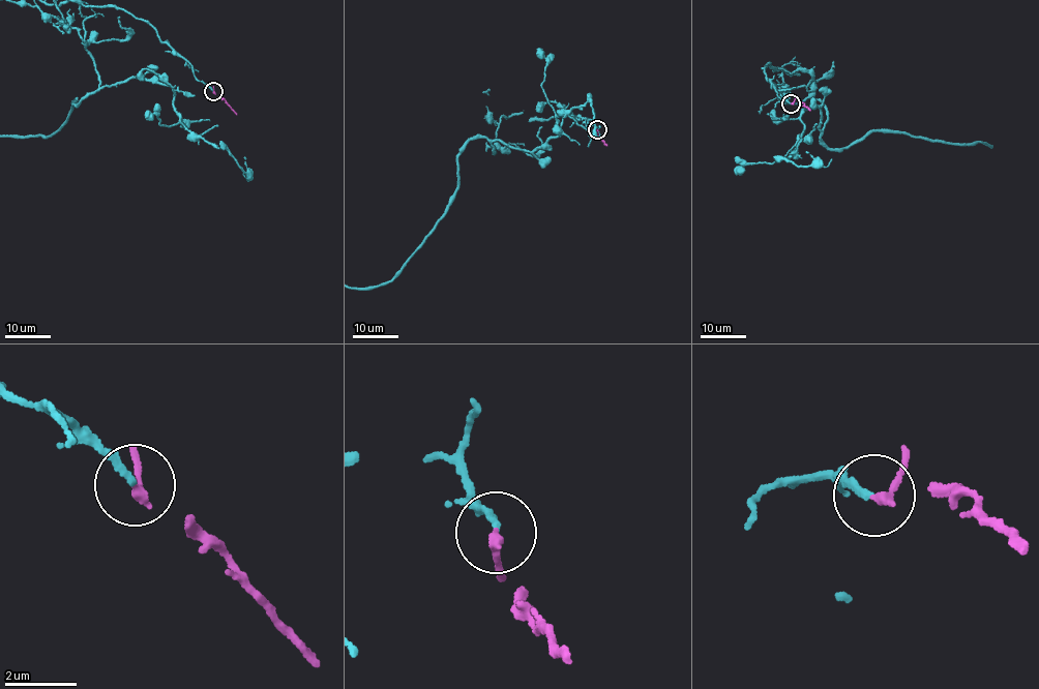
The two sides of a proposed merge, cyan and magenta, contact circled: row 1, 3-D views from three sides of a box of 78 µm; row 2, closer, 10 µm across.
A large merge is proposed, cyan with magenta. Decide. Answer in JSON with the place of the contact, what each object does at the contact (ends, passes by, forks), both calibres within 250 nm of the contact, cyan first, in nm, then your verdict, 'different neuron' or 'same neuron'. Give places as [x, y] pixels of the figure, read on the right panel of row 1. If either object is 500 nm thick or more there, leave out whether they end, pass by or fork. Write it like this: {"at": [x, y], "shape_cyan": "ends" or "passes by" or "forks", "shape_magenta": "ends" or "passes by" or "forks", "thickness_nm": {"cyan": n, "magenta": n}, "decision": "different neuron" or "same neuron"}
{"at": [791, 103], "shape_cyan": "ends", "shape_magenta": "ends", "thickness_nm": {"cyan": 190, "magenta": 280}, "decision": "same neuron"}

